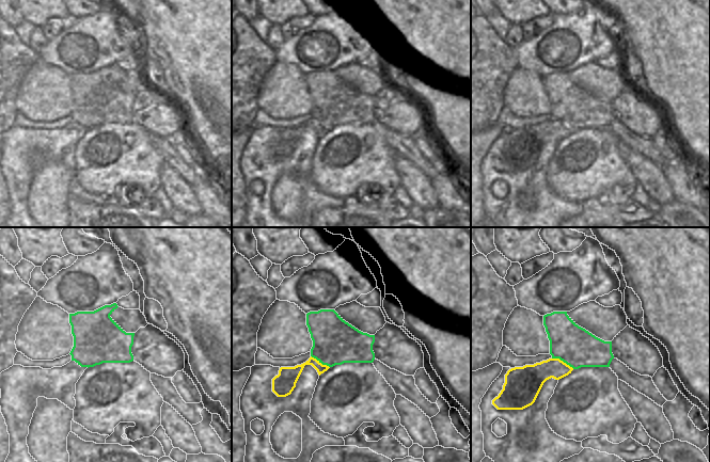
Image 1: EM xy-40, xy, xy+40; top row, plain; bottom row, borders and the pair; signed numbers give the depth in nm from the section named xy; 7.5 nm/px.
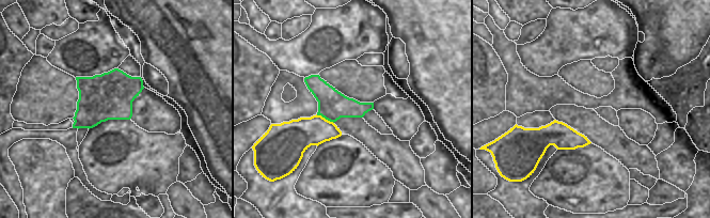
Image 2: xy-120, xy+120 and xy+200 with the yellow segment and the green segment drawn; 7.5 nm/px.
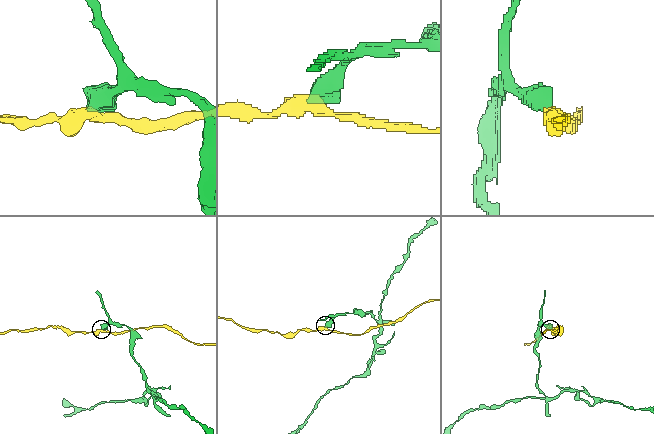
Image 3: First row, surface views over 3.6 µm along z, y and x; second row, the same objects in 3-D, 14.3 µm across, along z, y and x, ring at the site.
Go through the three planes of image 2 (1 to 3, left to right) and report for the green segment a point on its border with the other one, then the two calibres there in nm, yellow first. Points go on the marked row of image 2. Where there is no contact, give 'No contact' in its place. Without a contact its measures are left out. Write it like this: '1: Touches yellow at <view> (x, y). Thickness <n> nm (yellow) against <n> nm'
1: No contact
2: Touches yellow at xy+120 (324, 118). Thickness 240 nm (yellow) against 220 nm
3: No contact

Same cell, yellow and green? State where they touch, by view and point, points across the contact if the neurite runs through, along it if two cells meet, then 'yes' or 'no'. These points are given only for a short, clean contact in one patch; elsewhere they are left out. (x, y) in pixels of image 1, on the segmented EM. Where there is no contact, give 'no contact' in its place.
meets yellow in xy+40 at (562, 361); border along xy+40 (552, 357), (558, 357), (573, 368); no

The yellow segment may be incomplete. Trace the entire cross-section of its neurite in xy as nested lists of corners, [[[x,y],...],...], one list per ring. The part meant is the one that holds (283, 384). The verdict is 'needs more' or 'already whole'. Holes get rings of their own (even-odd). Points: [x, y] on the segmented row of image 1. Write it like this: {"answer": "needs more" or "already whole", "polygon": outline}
{"answer": "already whole", "polygon": [[[312,356],[301,365],[295,367],[281,367],[279,375],[272,379],[272,392],[278,397],[286,397],[290,395],[296,387],[296,383],[305,365],[312,365],[319,376],[330,368]]]}

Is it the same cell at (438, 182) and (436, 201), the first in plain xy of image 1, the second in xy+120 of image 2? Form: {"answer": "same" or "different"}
{"answer": "different"}

